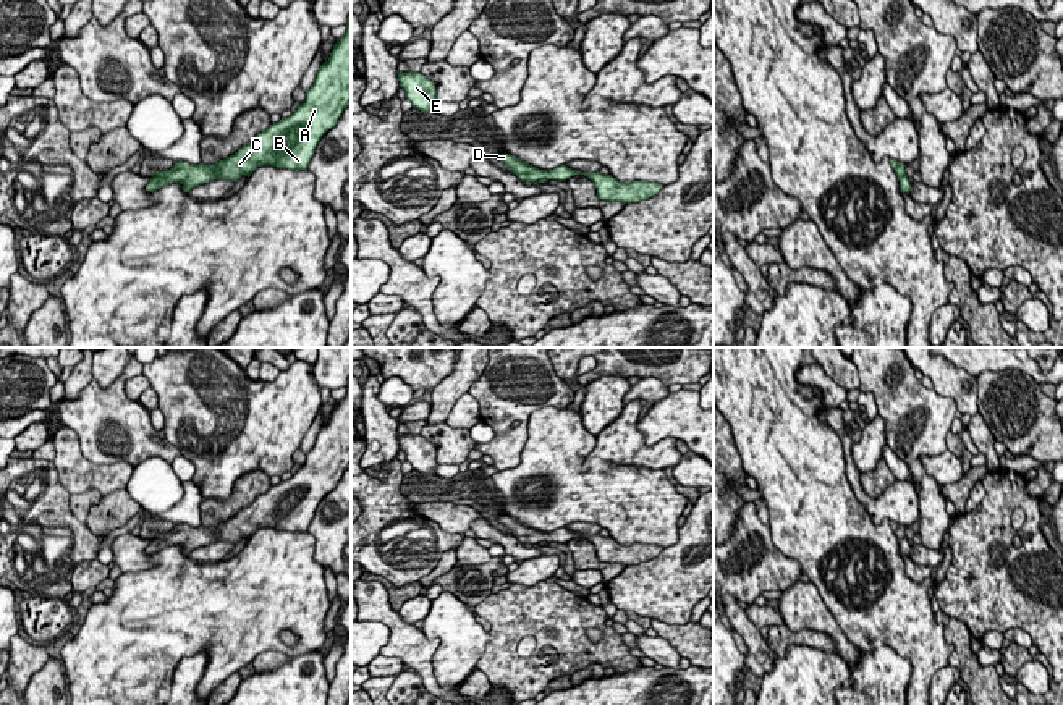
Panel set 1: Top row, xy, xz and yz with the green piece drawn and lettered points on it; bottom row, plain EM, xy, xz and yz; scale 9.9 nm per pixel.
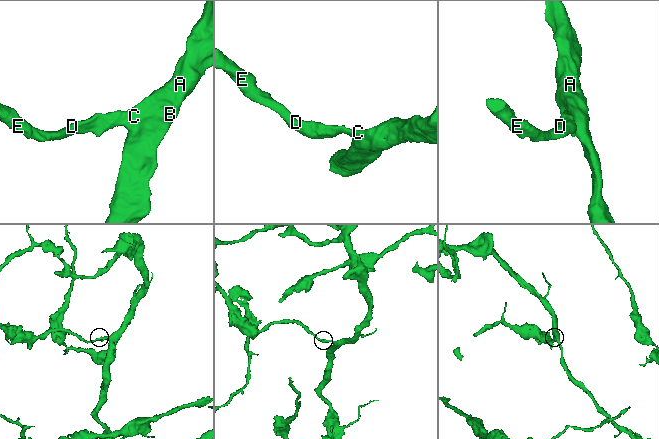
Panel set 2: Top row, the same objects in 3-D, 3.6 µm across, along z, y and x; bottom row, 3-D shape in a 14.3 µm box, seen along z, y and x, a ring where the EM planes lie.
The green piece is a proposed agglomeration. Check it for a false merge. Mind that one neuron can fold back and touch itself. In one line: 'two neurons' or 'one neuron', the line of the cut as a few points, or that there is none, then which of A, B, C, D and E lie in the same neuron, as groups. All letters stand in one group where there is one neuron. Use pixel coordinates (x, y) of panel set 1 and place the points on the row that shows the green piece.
one neuron; cut none; groups A B C D E

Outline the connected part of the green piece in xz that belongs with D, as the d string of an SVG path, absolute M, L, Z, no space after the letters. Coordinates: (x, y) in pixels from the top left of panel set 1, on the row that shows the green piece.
M498 154L497 160L503 162L513 175L516 175L521 181L526 183L545 183L548 179L566 181L574 175L587 176L597 189L597 196L602 201L608 202L641 202L660 192L663 188L659 183L649 181L633 181L633 183L621 183L612 175L602 173L581 173L576 170L568 168L566 165L557 167L553 170L539 170L529 163L518 160L510 154Z

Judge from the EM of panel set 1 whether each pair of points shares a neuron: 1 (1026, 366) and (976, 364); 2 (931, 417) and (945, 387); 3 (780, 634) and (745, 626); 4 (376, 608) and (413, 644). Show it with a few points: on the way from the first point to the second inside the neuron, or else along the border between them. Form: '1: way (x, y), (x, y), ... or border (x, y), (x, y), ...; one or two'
1: way (1013, 364), (989, 364); one
2: border (934, 388), (942, 395), (948, 395), (957, 409); two
3: border (766, 641), (777, 655); two
4: way (385, 615), (403, 634); one

